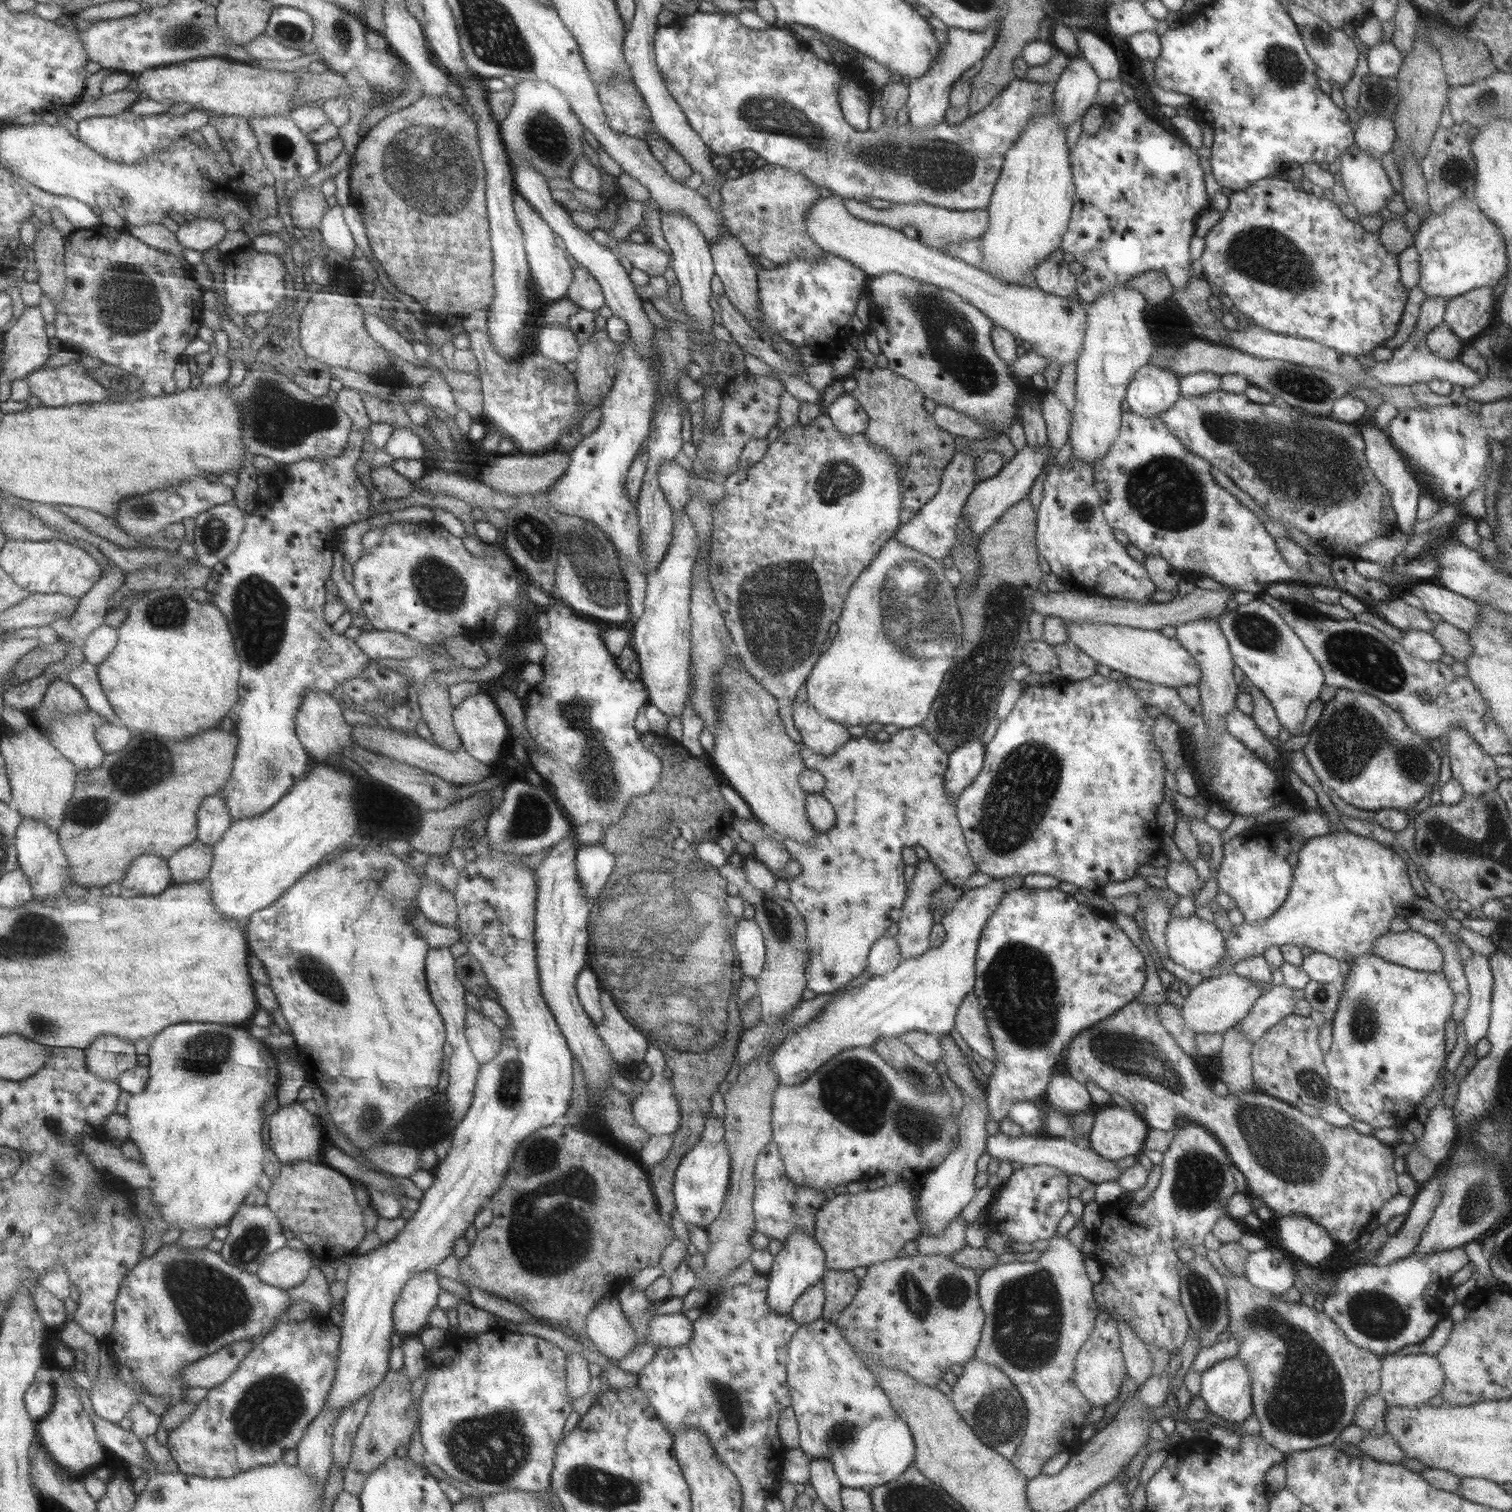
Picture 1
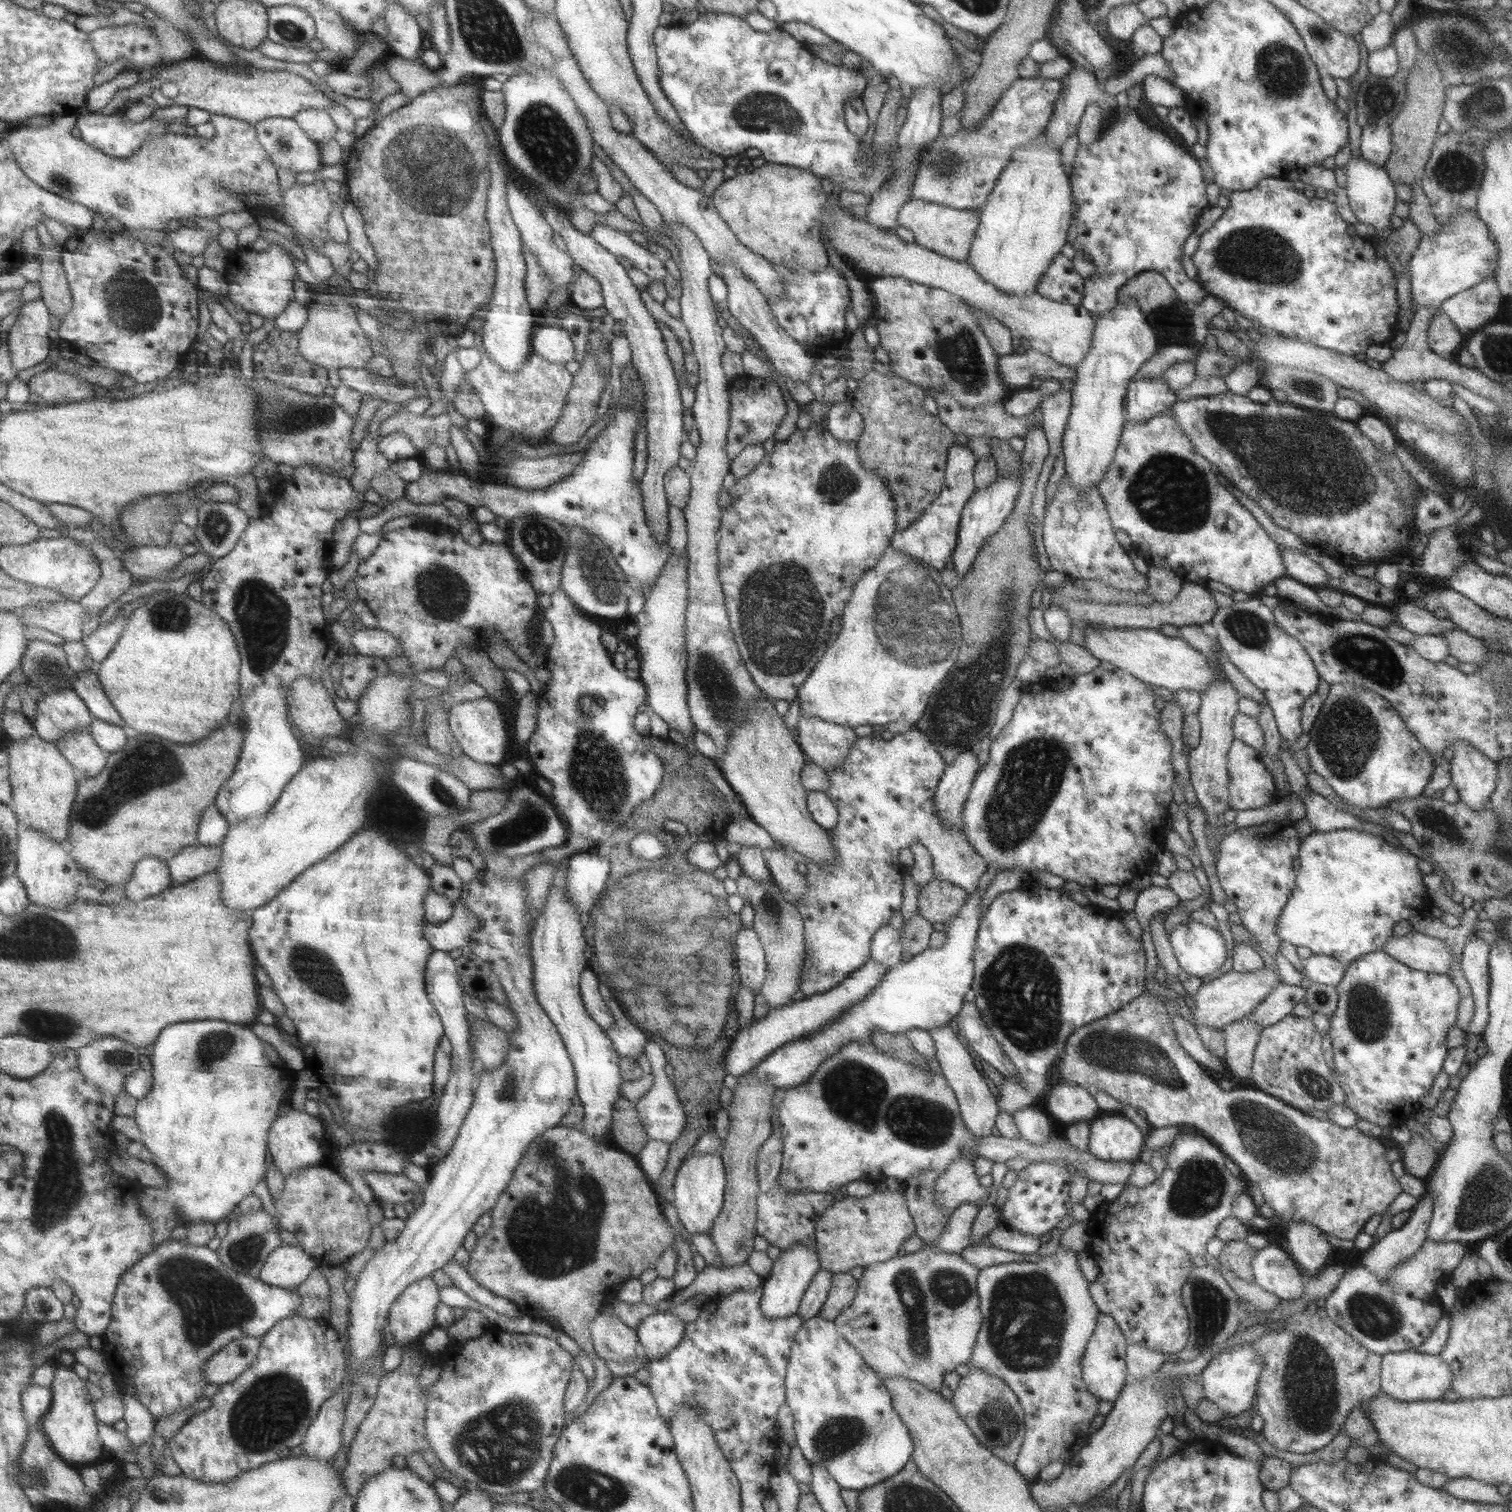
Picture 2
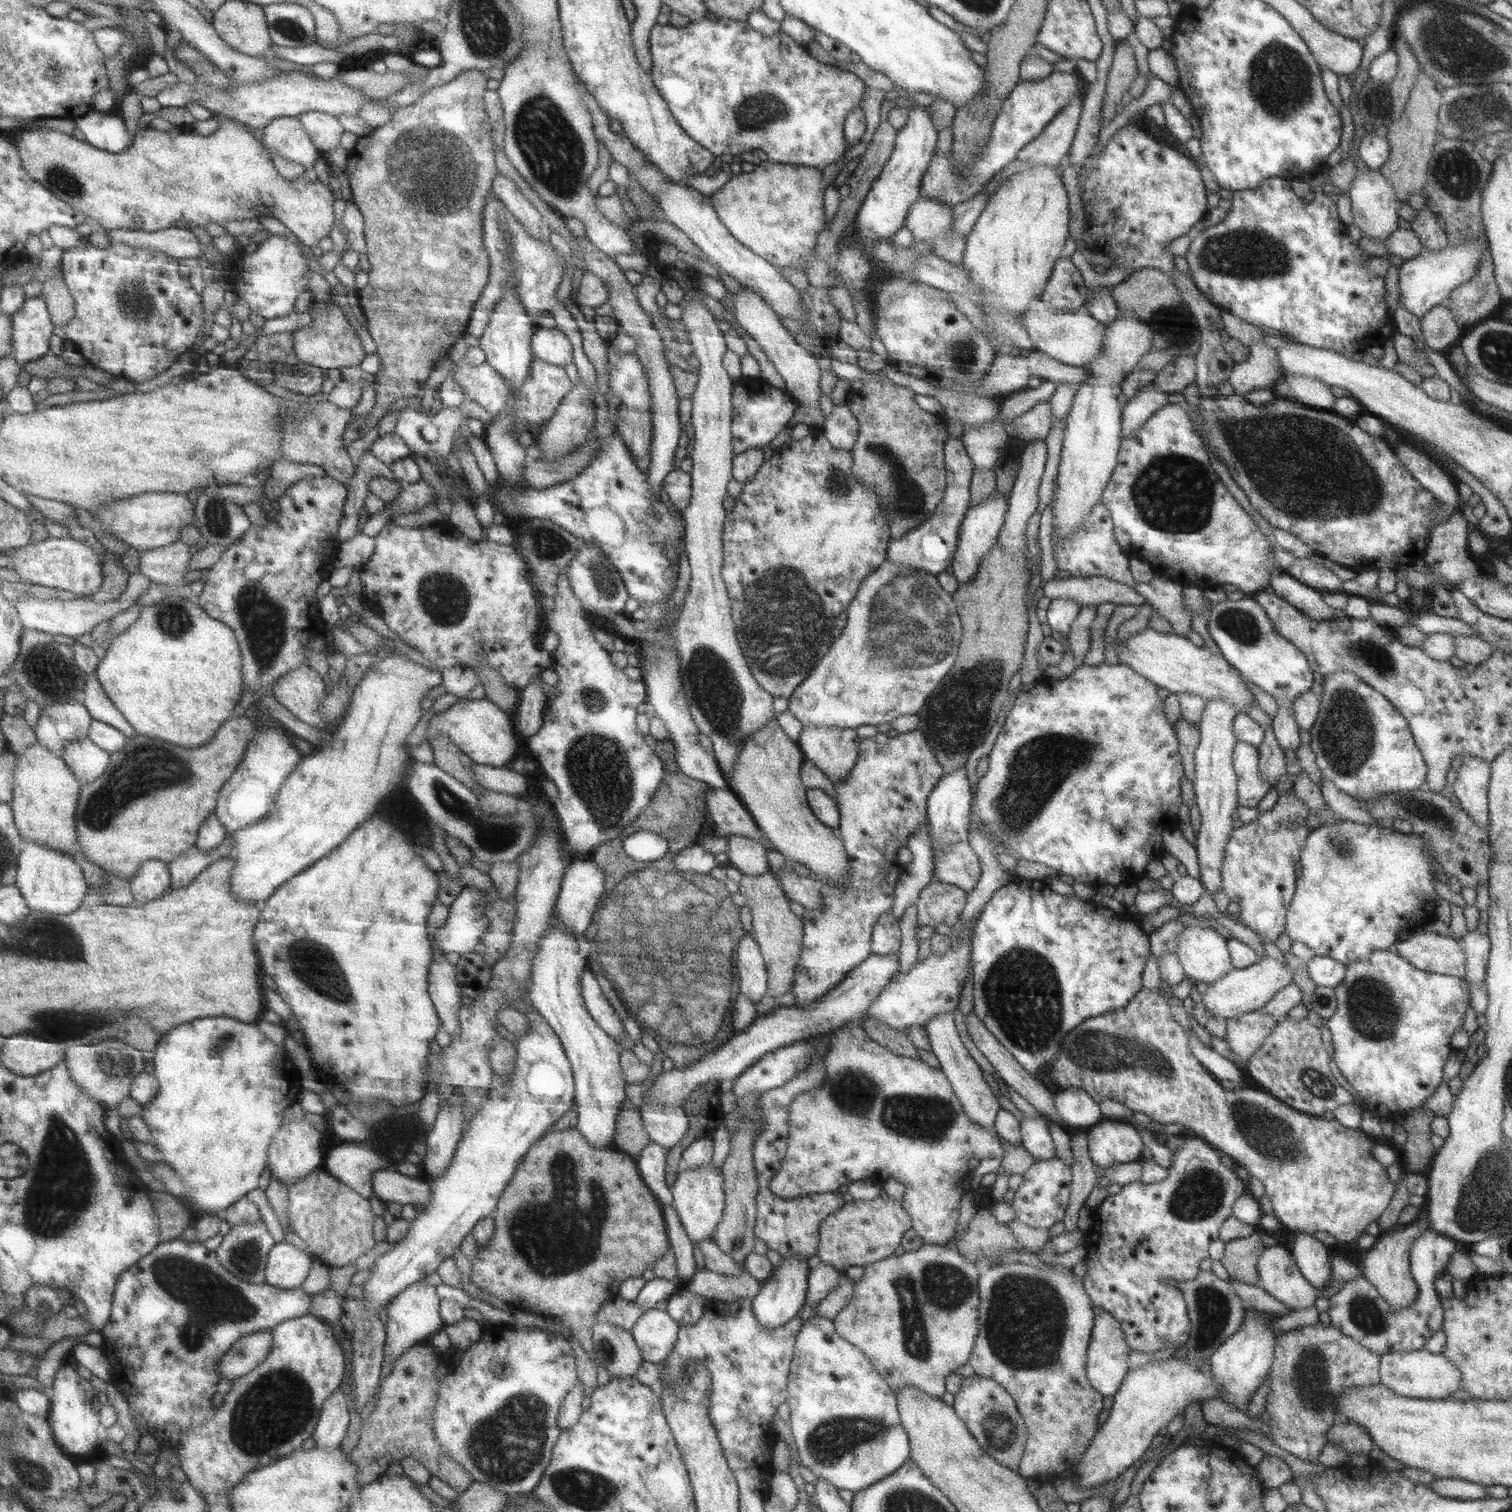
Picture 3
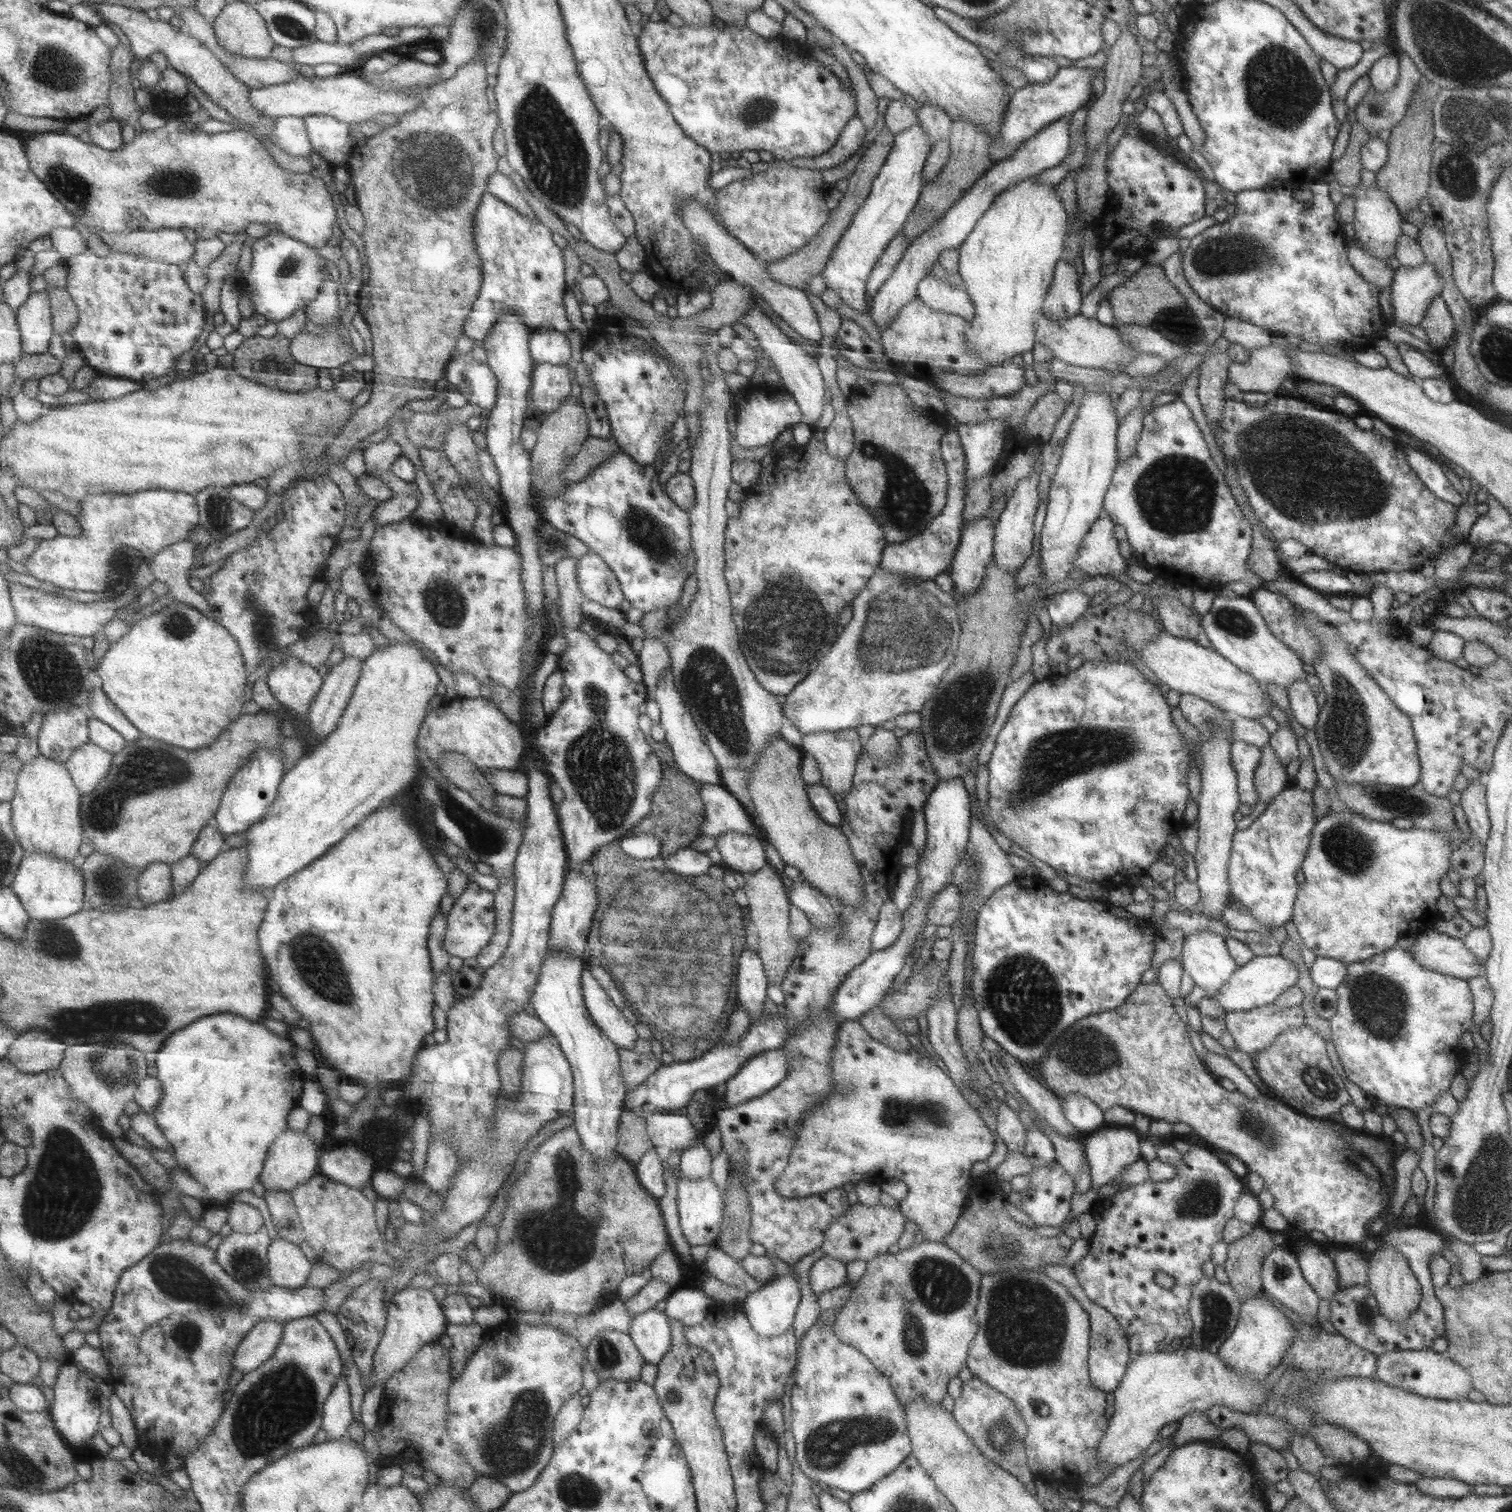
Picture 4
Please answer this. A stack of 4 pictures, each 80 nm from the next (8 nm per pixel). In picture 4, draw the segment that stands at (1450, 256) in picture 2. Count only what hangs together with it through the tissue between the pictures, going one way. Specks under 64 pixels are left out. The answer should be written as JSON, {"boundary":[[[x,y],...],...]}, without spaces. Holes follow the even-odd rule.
{"boundary":[[[1427,260],[1414,268],[1400,266],[1393,272],[1394,323],[1418,326],[1432,300],[1442,294],[1441,272]]]}

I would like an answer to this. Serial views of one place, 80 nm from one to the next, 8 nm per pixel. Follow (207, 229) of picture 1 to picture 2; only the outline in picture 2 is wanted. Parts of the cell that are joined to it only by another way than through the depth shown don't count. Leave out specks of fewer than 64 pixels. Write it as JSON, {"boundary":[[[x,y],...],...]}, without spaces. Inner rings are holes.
{"boundary":[[[186,228],[176,230],[175,232],[168,232],[168,249],[179,248],[184,252],[190,253],[192,256],[201,256],[206,252],[208,244],[213,240],[219,240],[220,235],[202,228]]]}

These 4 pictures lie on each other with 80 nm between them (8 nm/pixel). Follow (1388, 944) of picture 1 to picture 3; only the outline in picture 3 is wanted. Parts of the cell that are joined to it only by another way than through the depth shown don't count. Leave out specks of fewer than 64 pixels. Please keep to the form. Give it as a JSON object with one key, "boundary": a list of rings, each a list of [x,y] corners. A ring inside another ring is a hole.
{"boundary":[[[1412,931],[1408,938],[1399,939],[1394,946],[1412,965],[1422,970],[1467,978],[1466,959],[1462,944],[1450,936],[1430,931]]]}

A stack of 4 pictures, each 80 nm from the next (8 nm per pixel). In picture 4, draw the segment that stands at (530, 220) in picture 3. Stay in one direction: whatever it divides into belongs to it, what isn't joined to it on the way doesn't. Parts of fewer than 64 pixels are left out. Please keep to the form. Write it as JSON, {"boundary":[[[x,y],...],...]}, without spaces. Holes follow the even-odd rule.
{"boundary":[[[494,172],[490,178],[488,178],[488,186],[486,191],[489,194],[496,196],[499,200],[502,200],[505,204],[508,204],[516,211],[520,211],[520,214],[530,218],[530,220],[538,220],[528,202],[522,197],[522,194],[517,190],[517,187],[512,183],[510,178],[507,178],[500,172]]]}

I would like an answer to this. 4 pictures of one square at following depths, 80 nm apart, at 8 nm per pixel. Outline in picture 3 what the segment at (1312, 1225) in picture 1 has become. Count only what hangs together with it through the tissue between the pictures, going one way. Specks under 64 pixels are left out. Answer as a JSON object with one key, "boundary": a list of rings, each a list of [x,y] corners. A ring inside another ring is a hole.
{"boundary":[[[1296,1232],[1291,1254],[1302,1276],[1316,1288],[1324,1288],[1331,1282],[1329,1247],[1314,1237],[1314,1234]]]}

